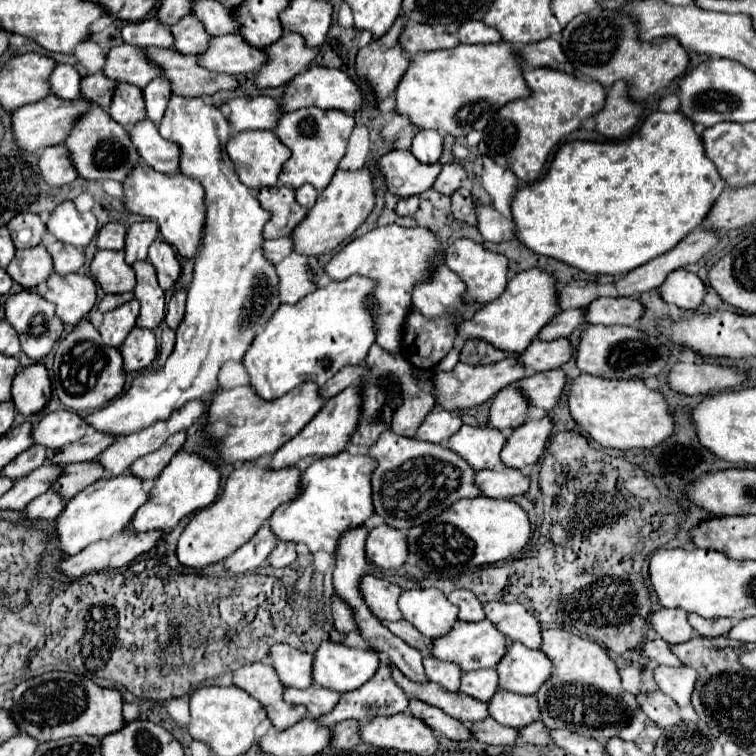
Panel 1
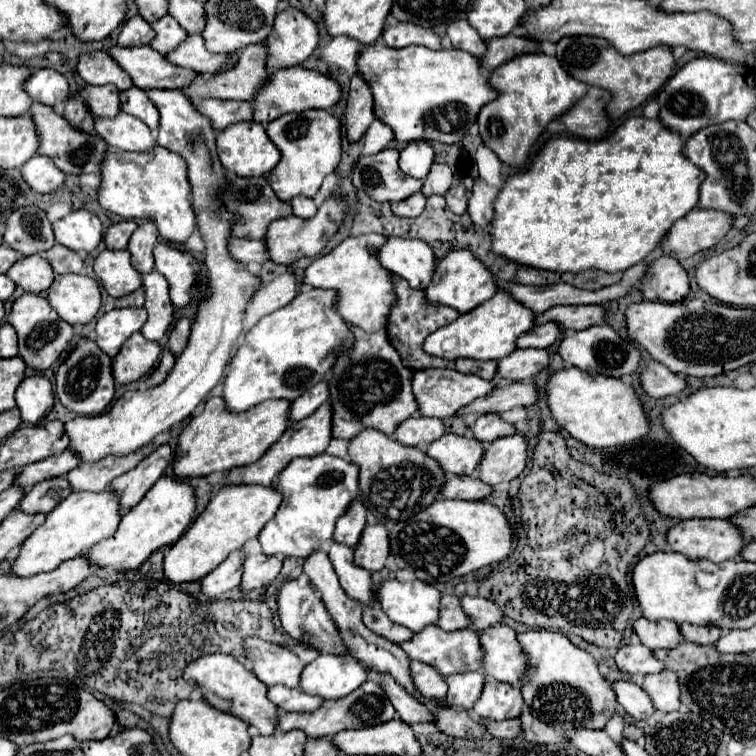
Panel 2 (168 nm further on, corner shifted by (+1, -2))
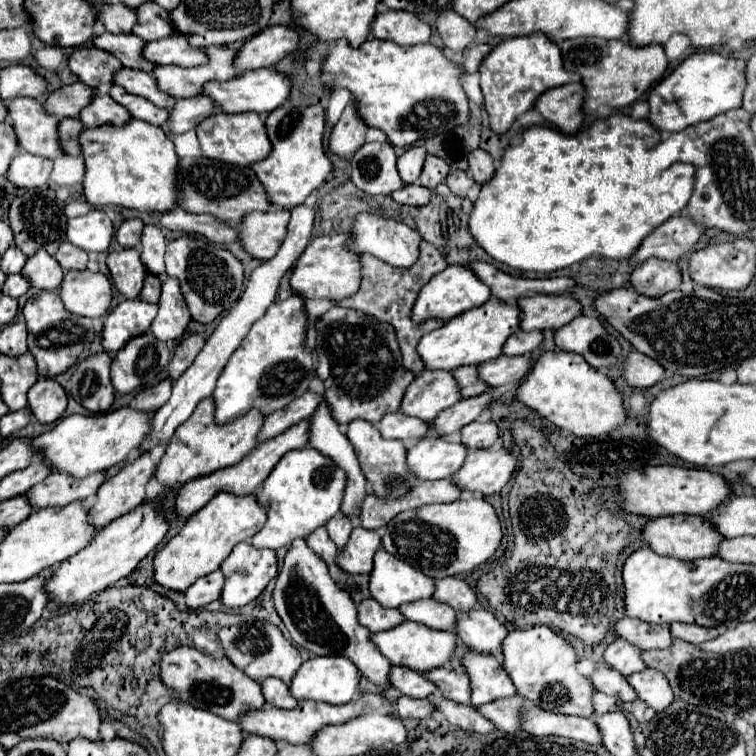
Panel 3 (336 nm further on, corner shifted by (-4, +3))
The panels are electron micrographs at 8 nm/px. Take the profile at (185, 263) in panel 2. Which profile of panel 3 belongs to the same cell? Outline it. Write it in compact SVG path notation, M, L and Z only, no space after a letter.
M180 237L166 245L166 275L176 277L180 281L180 289L188 303L190 315L198 323L212 323L220 313L228 311L244 291L244 267L240 263L240 259L234 257L228 249L218 247L218 245L198 239L198 237Z

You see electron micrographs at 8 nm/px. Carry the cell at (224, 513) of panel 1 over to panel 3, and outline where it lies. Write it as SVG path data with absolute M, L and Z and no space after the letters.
M228 493L214 495L198 513L194 513L182 531L172 537L162 551L154 555L154 579L158 585L172 591L186 591L198 577L204 577L220 567L220 563L228 557L228 551L236 543L252 539L256 531L264 527L264 511L256 507L256 499L252 495L236 497Z

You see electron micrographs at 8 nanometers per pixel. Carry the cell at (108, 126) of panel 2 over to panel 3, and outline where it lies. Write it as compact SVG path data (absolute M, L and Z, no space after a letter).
M94 91L92 101L88 103L88 107L84 107L80 111L78 117L86 127L98 127L100 123L122 123L128 121L130 115L128 111L124 111L124 107L120 107L120 103L112 101L108 93L102 91Z

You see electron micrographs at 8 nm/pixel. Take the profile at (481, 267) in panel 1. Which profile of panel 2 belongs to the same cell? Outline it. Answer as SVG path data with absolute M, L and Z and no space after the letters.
M467 248L461 250L451 250L445 258L441 258L437 262L437 270L433 276L433 284L427 288L427 298L431 302L439 302L439 304L447 304L455 310L469 312L473 308L477 308L479 304L483 304L485 300L489 300L499 288L495 284L495 276L493 272L473 256L473 252L469 252Z

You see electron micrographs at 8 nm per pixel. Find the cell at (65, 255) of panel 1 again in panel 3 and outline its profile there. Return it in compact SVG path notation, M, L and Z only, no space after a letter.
M64 243L64 245L60 247L60 251L56 253L56 261L58 261L66 271L70 271L70 269L82 271L82 269L86 269L88 253L82 251L82 249L78 249L78 247L74 247L72 243Z

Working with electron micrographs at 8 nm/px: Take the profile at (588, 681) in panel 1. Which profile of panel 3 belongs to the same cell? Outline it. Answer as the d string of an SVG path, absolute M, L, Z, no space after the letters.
M538 625L530 629L512 631L502 641L502 667L512 679L516 693L532 701L536 707L552 713L592 715L592 685L576 671L576 653L570 643L560 639L552 629Z

